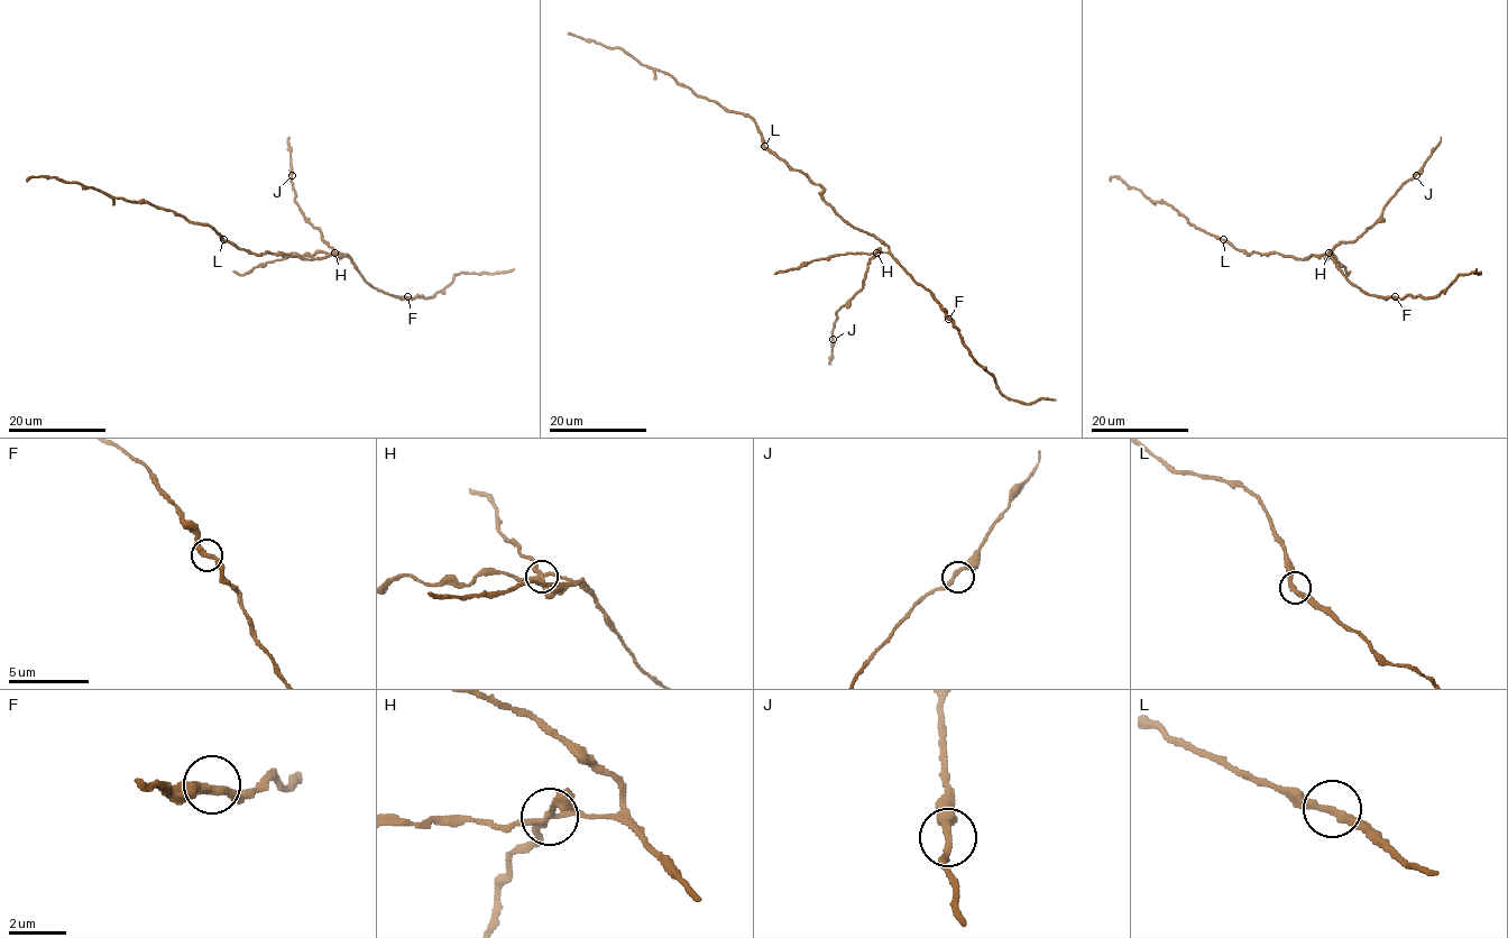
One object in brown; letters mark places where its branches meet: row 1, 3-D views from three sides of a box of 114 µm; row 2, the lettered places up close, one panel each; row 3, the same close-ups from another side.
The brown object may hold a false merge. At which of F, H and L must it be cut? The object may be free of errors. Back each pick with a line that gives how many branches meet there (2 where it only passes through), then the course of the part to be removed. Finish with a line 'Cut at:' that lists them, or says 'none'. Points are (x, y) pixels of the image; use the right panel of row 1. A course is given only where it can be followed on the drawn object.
H: branches 4; course (1329, 253), (1336, 245), (1354, 241), (1379, 219), (1389, 200), (1418, 172), (1440, 137)
Cut at: H

